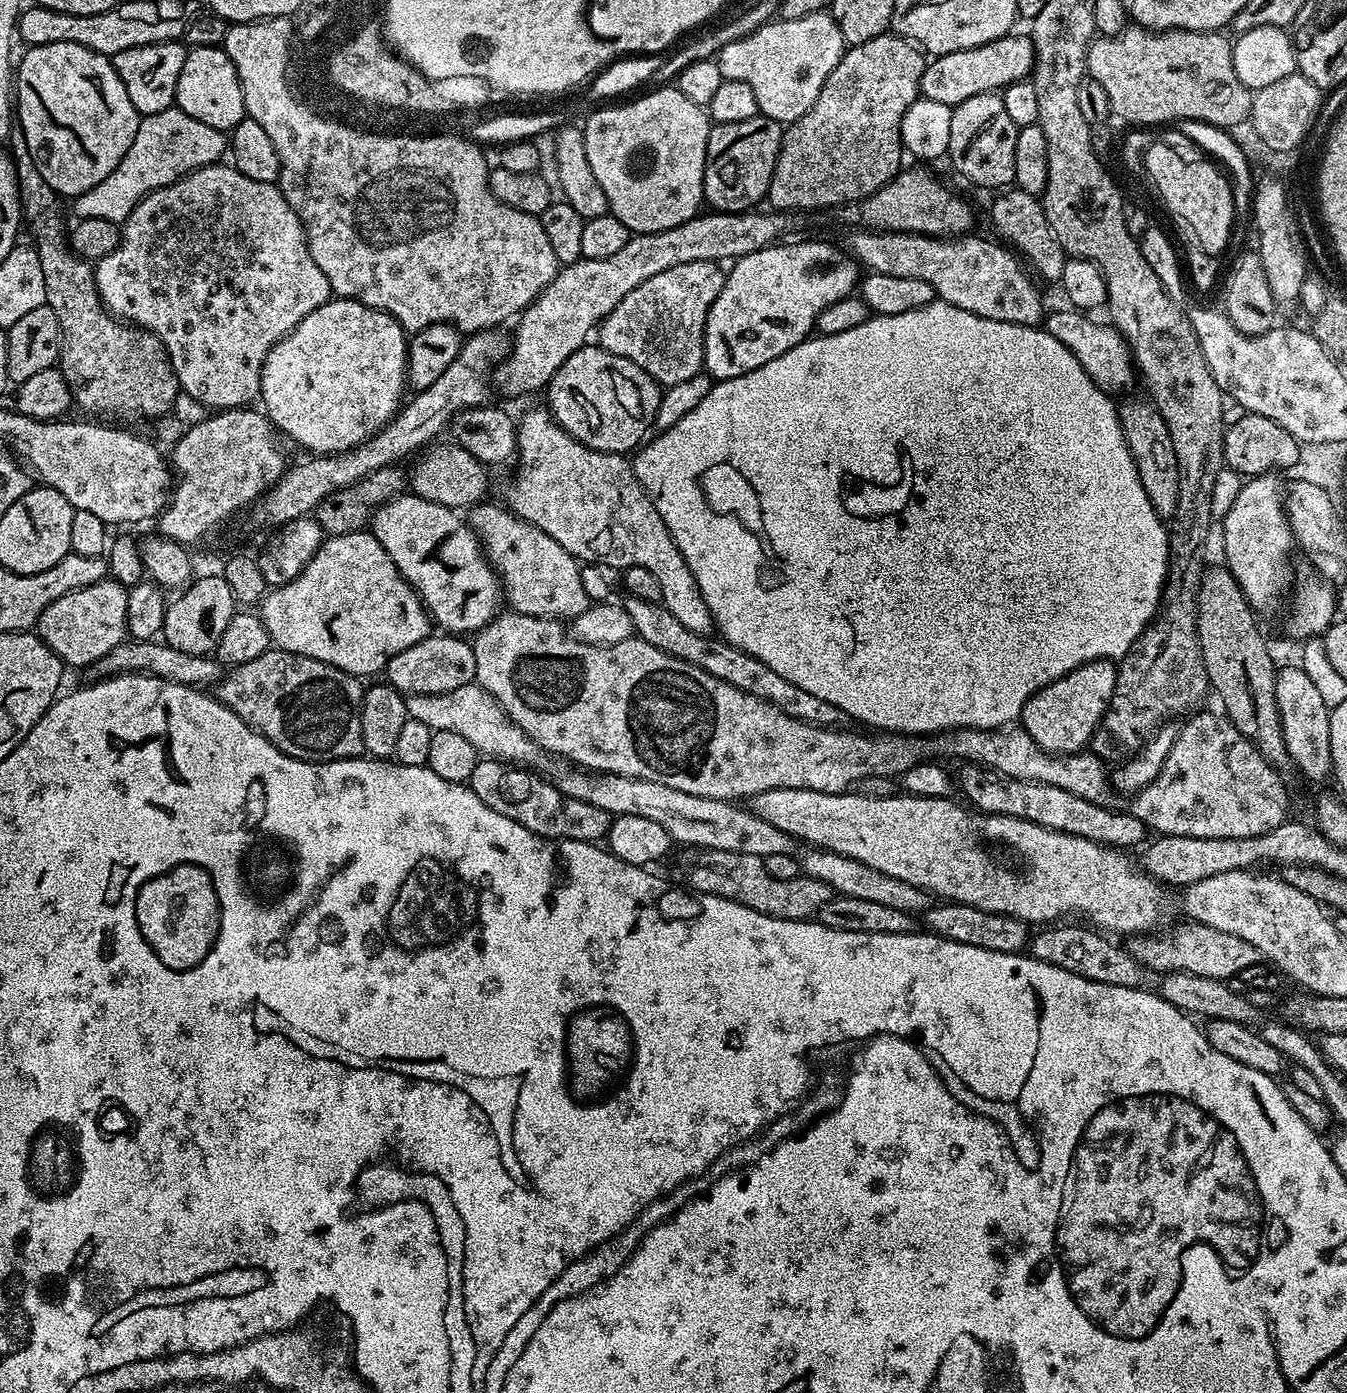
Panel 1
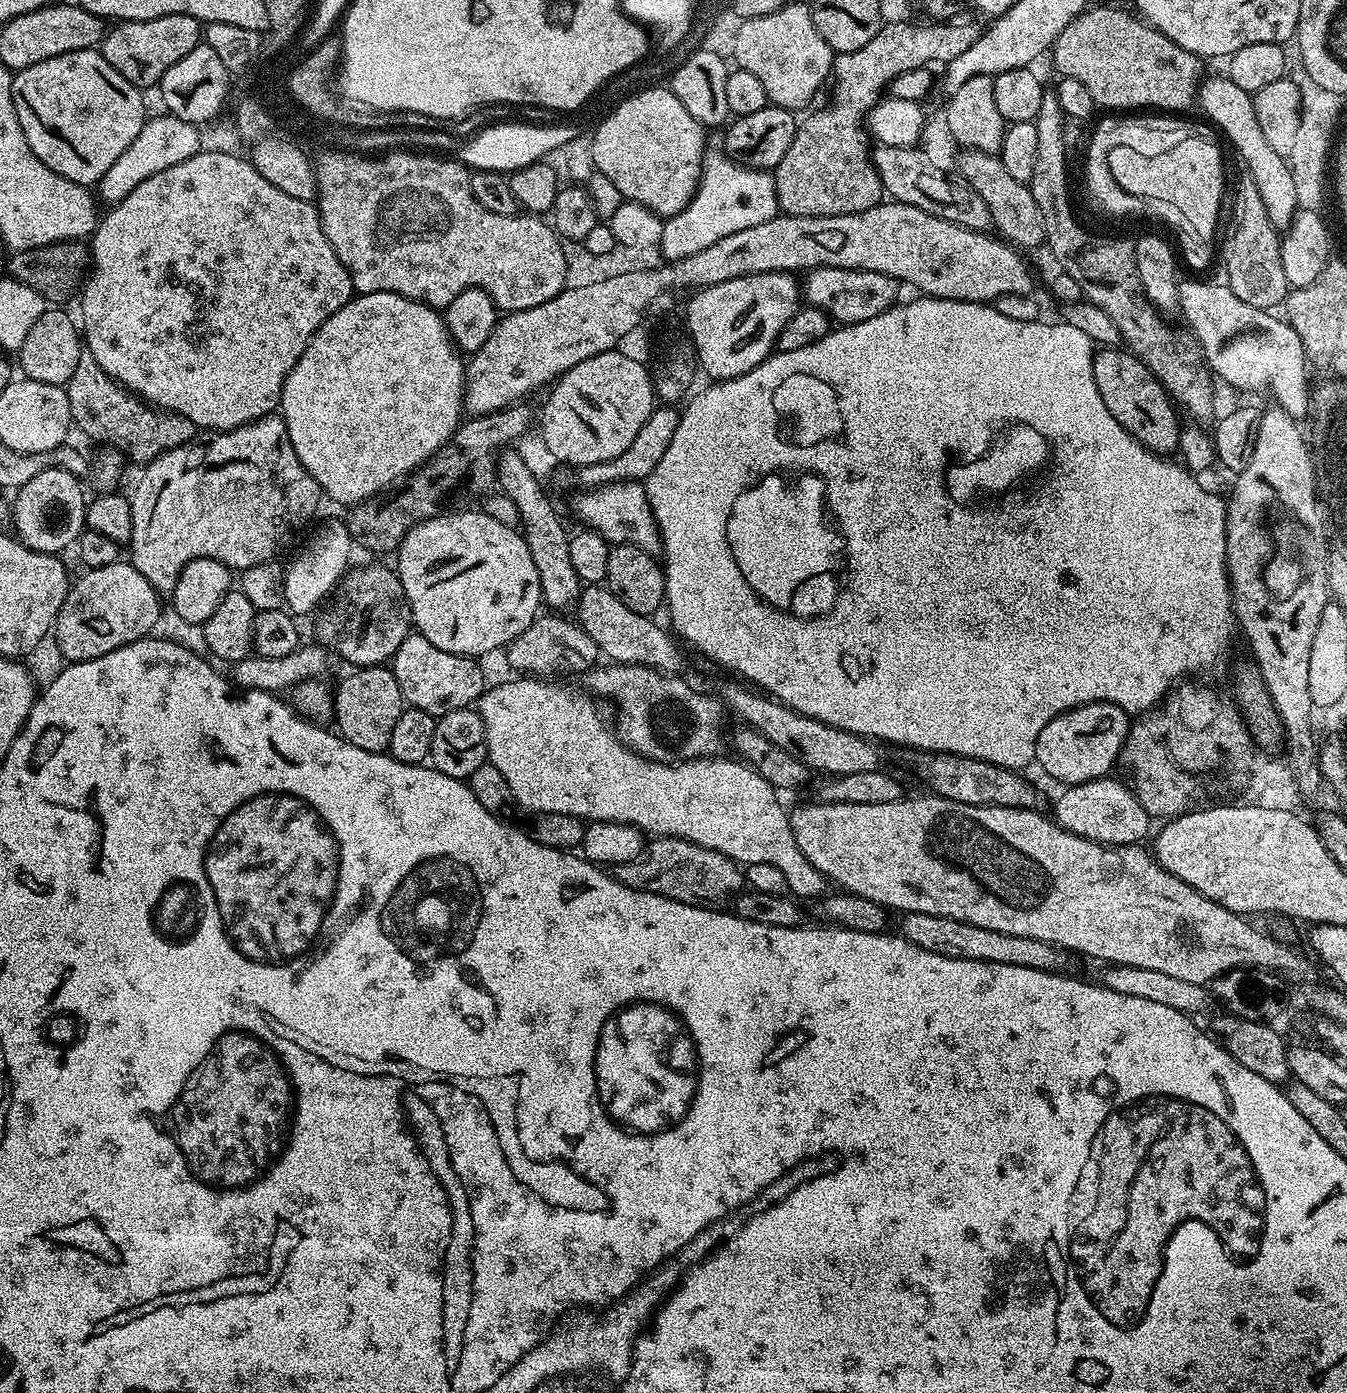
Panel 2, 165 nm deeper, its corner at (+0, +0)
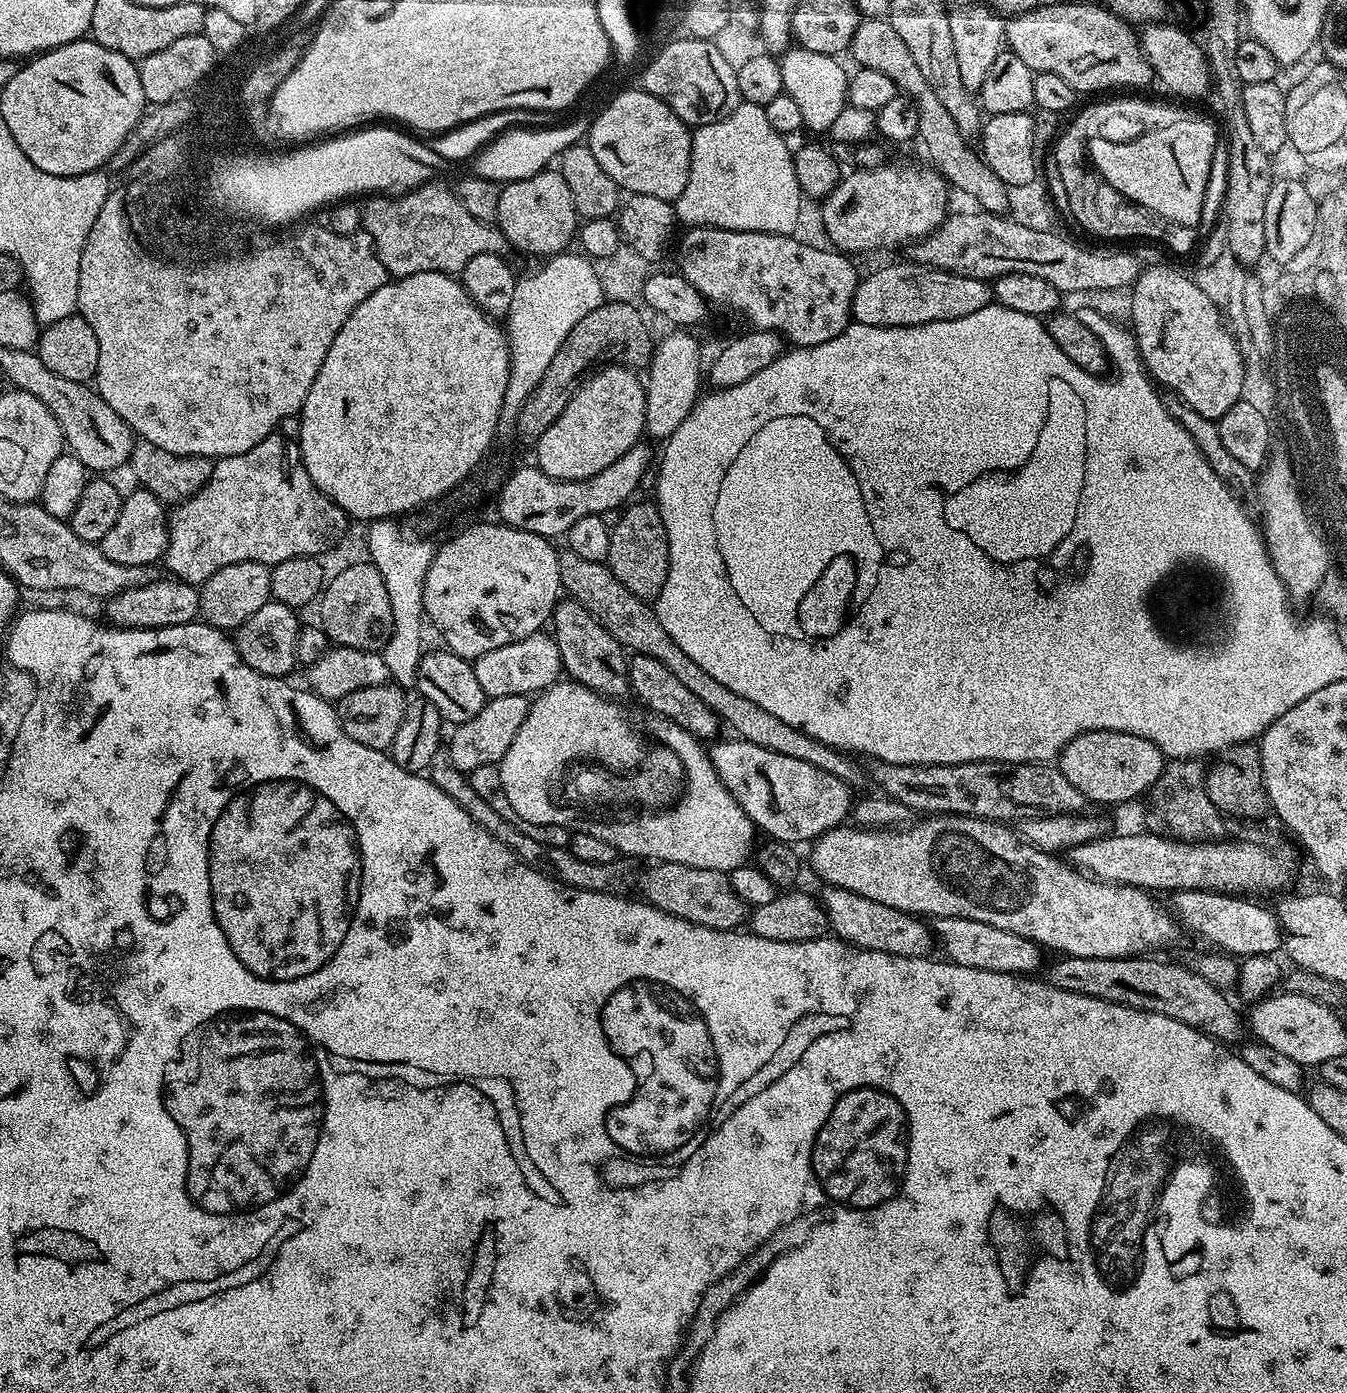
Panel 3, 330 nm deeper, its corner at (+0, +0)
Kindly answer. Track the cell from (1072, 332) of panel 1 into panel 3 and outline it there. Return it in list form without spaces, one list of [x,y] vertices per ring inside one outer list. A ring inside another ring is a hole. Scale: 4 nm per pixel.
[[[888,264],[861,279],[854,290],[852,320],[866,326],[909,328],[926,322],[946,322],[978,314],[994,297],[989,281],[966,278],[953,272],[927,268],[924,264]]]

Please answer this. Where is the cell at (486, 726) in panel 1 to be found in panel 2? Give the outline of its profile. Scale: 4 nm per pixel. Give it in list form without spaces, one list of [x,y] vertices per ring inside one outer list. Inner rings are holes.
[[[544,678],[516,679],[520,680],[508,680],[505,684],[494,685],[493,688],[491,685],[478,701],[478,711],[486,726],[488,760],[496,767],[498,774],[502,774],[502,778],[506,778],[506,786],[513,801],[517,800],[522,807],[529,808],[530,811],[537,812],[537,814],[553,812],[554,814],[570,814],[585,822],[609,820],[619,824],[633,824],[635,828],[639,828],[645,834],[653,832],[651,835],[656,838],[673,836],[679,840],[689,840],[703,848],[713,848],[722,854],[726,854],[740,866],[747,866],[754,862],[766,862],[769,866],[778,866],[778,870],[782,870],[782,874],[786,874],[786,886],[789,893],[796,898],[804,898],[800,896],[820,898],[829,891],[829,881],[818,870],[814,870],[814,866],[810,866],[810,858],[806,854],[802,854],[802,850],[798,850],[798,842],[792,829],[789,809],[787,807],[784,809],[780,805],[780,800],[776,797],[779,796],[777,789],[768,784],[766,778],[762,778],[762,774],[758,774],[753,768],[748,767],[747,764],[736,758],[731,758],[732,760],[720,760],[721,758],[685,760],[673,765],[660,764],[656,760],[646,760],[638,753],[633,752],[615,731],[608,732],[608,724],[604,721],[599,706],[595,704],[597,701],[591,695],[588,695],[589,697],[579,696],[578,693],[571,692],[570,689],[563,688],[560,684],[547,684],[544,681],[547,679]]]

